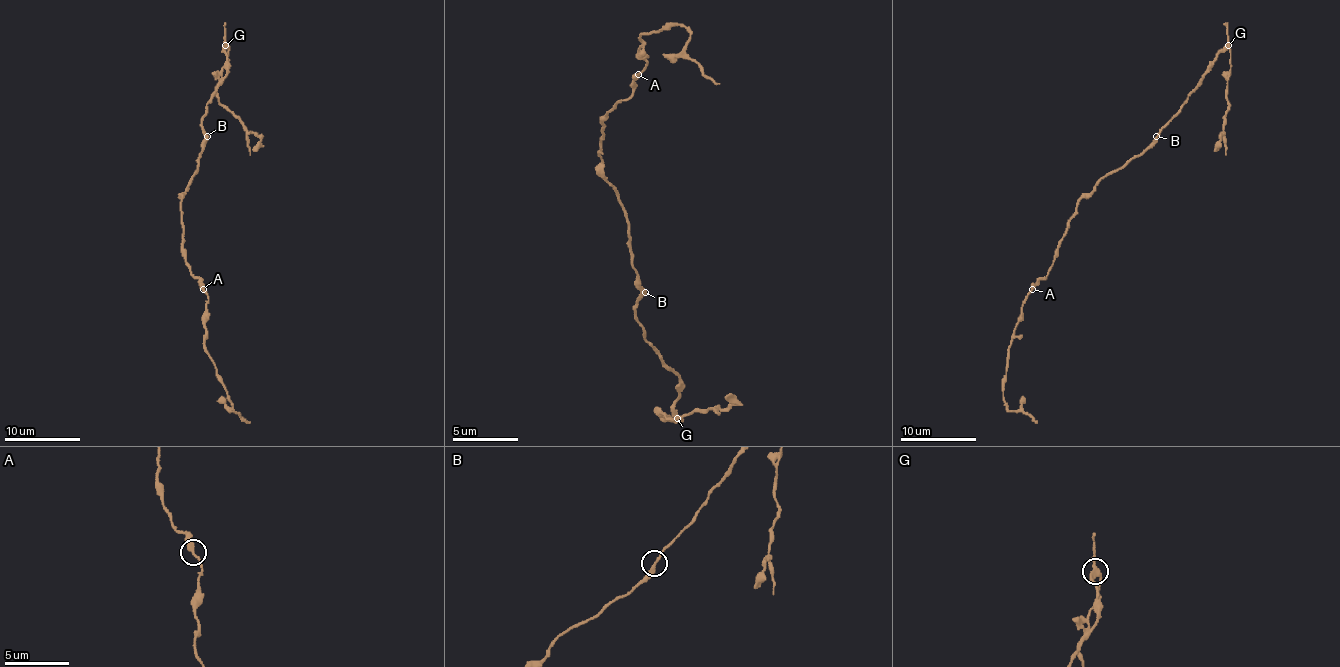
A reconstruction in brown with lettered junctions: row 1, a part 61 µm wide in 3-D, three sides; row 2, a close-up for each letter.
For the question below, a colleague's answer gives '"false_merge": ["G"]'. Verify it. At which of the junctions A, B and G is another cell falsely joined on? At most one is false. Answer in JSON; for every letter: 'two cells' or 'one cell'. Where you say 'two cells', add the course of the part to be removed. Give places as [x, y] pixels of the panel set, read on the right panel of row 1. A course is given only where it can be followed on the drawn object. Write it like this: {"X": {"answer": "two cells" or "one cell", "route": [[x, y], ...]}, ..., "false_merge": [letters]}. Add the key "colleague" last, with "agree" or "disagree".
{"A": {"answer": "one cell"}, "B": {"answer": "one cell"}, "G": {"answer": "two cells", "route": [[1228, 46], [1228, 112], [1220, 146], [1215, 151]]}, "false_merge": ["G"], "colleague": "agree"}

